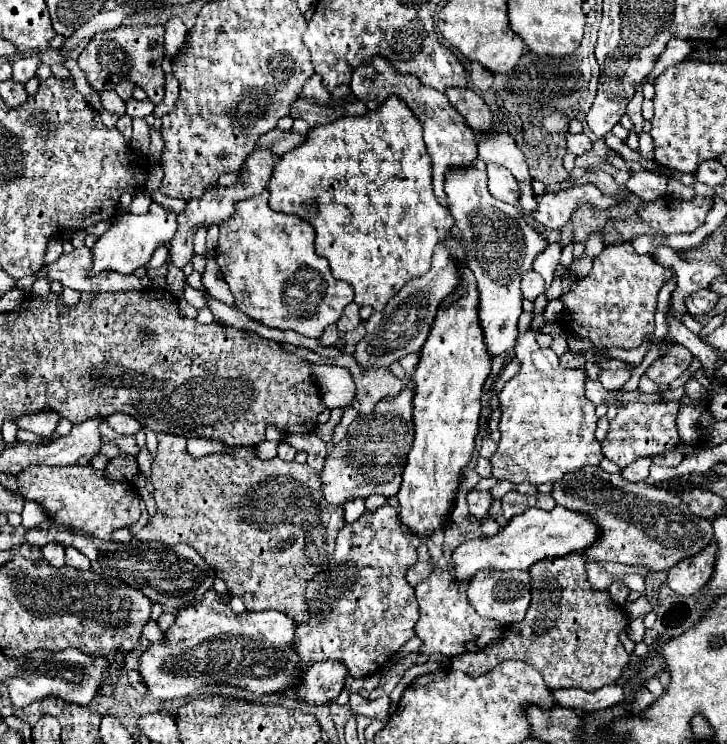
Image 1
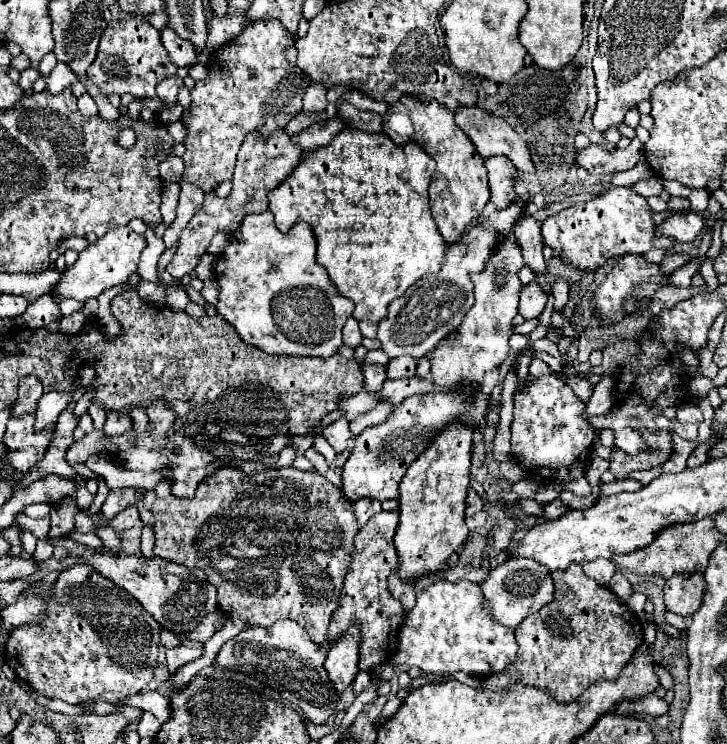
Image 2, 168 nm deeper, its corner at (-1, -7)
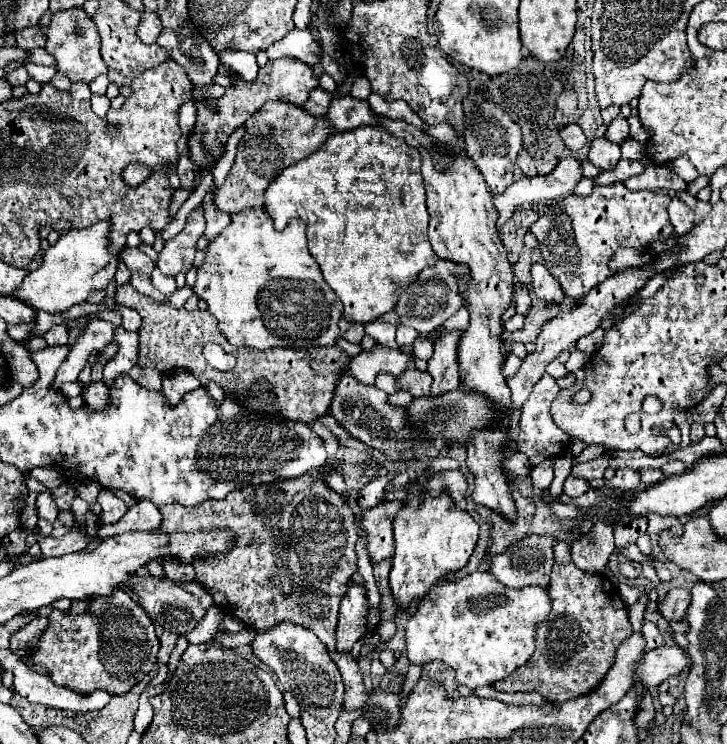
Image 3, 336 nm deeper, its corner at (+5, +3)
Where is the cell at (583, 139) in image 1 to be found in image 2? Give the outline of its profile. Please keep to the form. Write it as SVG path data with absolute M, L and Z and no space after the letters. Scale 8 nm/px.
M634 138L628 148L624 150L606 150L602 146L588 146L586 150L578 152L576 162L586 168L590 174L614 174L624 172L636 166L636 162L642 158L642 142Z

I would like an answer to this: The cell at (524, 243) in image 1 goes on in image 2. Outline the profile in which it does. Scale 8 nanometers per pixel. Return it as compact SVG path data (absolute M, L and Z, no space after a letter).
M508 234L500 242L500 250L488 260L488 266L482 274L472 274L476 302L472 310L464 316L460 328L444 338L426 358L432 366L434 384L442 390L456 390L462 386L478 386L484 374L500 366L510 350L508 338L512 334L512 318L518 314L518 292L522 288L518 280L518 270L524 266L520 248L514 242L514 234Z

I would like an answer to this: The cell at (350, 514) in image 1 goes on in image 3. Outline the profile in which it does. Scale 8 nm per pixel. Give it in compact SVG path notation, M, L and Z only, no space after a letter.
M381 470L379 472L378 478L370 480L358 494L358 506L360 510L368 510L368 508L374 508L382 502L384 498L384 488L386 488L387 483L389 483L395 474L393 472L387 472L386 470Z

